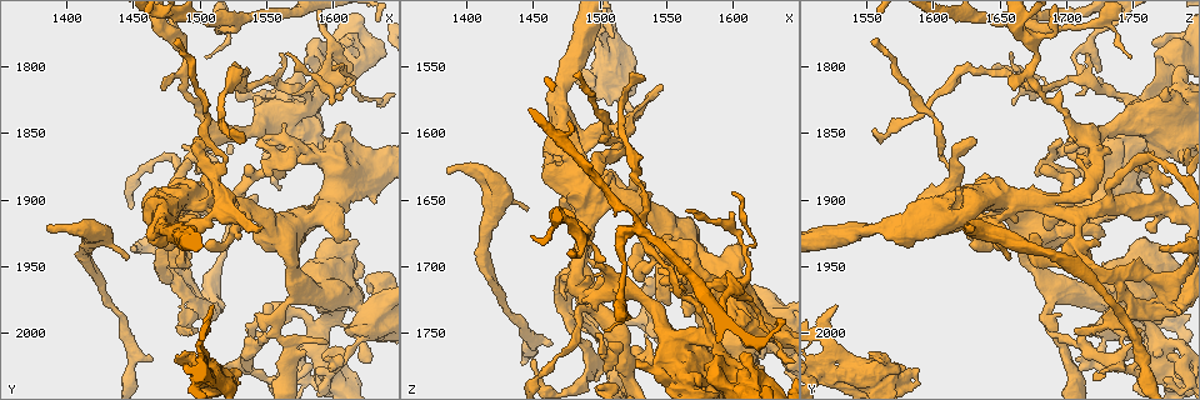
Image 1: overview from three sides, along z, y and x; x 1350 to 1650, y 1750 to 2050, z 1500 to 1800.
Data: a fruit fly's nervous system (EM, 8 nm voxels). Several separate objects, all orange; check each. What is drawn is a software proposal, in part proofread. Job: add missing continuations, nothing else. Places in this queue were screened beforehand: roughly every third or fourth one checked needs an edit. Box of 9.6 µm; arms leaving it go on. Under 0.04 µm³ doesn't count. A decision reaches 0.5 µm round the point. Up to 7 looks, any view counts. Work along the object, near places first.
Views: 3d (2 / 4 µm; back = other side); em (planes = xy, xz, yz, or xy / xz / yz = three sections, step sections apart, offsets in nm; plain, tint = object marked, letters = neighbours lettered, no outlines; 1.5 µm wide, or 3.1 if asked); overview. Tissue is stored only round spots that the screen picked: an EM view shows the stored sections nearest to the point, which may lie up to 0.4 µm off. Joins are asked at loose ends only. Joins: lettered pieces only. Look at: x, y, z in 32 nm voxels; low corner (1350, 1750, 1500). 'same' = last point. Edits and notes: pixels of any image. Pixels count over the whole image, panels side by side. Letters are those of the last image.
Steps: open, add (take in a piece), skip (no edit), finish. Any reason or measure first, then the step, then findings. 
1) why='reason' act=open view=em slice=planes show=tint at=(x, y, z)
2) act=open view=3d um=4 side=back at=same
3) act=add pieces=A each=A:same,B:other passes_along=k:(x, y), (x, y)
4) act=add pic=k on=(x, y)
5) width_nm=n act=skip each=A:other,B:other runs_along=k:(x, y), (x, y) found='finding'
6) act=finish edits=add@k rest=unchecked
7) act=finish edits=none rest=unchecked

why='branch stops here' act=open view=3d um=4 at=(1386, 1924, 1632)

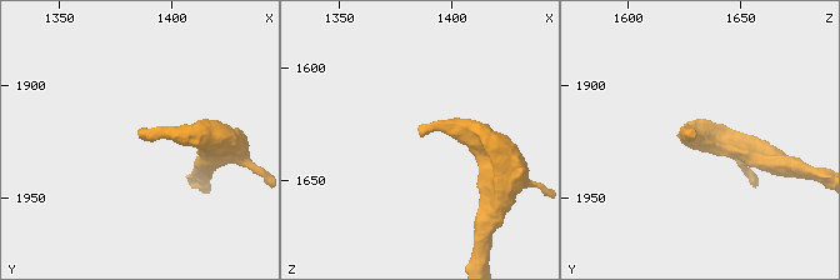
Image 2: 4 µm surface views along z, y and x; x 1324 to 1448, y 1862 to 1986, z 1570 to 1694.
act=open view=em slice=xy step=8 show=letters at=(1387, 1922, 1632)

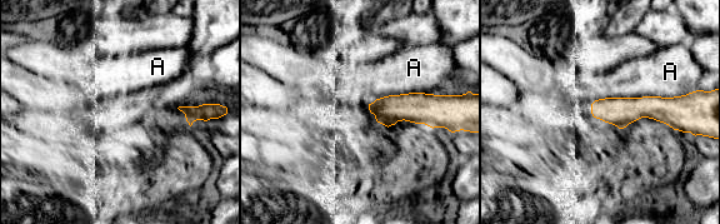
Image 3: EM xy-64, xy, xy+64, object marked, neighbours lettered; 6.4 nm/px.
act=skip each=A:other found='no lettered piece goes on from it'

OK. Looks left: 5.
why='tapers out' act=open view=3d um=4 at=(1598, 1802, 1644)

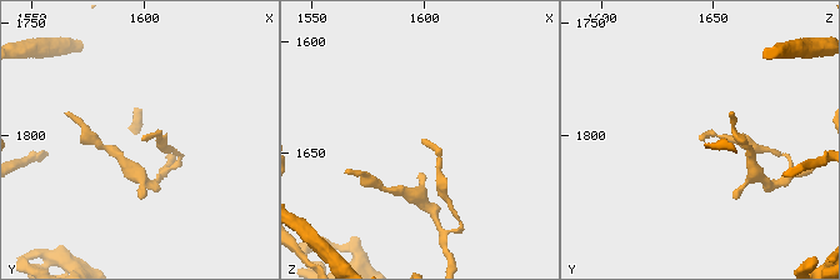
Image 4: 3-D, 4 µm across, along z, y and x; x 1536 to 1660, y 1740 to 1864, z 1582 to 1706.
act=open view=em slice=planes show=letters at=(1598, 1803, 1646)

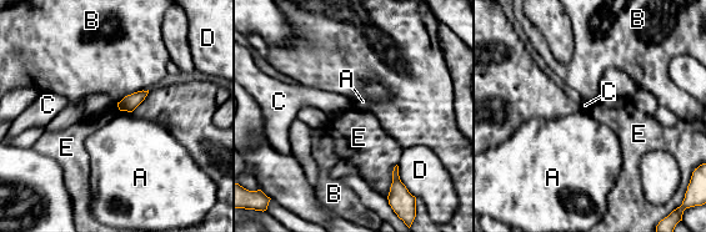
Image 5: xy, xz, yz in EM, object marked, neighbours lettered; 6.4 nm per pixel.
width_nm=100 act=skip each=A:other,B:other,C:other,D:other,E:other found='no lettered piece goes on from it'

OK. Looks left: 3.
why='branch stops here' act=open view=em slice=planes show=letters at=(1606, 1780, 1766)

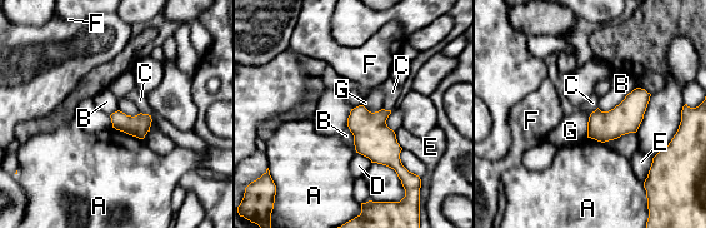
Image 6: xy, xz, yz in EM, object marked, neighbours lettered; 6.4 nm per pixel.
act=skip each=A:other,B:other,C:other,D:other,E:other,F:other,G:other border=6:(636, 88), (612, 108), (597, 108) found='no lettered piece goes on from it'

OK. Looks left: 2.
act=finish edits=none rest=unchecked

